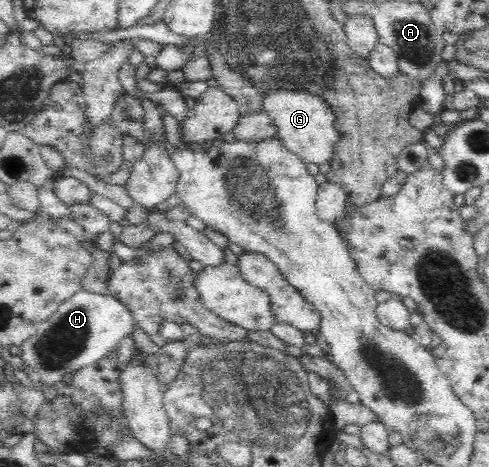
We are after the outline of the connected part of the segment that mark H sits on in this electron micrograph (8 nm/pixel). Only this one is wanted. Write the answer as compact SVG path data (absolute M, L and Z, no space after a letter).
M81 288L80 291L61 303L50 319L46 319L39 324L36 335L20 345L19 356L24 359L25 373L34 381L36 389L42 389L44 385L56 387L56 383L69 379L75 371L92 365L92 363L106 357L110 351L115 351L123 338L130 337L133 334L135 325L132 314L116 296L87 292L84 288Z

